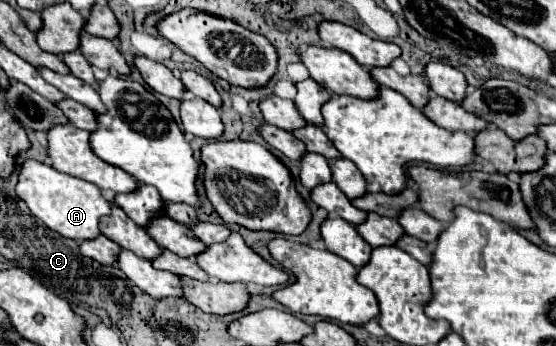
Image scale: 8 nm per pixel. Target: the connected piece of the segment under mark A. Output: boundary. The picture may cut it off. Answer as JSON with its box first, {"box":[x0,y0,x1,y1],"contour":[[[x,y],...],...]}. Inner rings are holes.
{"box":[16,159,112,241],"contour":[[[28,159],[22,165],[22,171],[18,177],[20,177],[16,185],[18,197],[26,201],[32,215],[38,217],[48,229],[74,241],[90,241],[100,235],[98,219],[104,215],[110,215],[110,209],[112,209],[112,203],[102,195],[102,189],[98,189],[88,181],[74,179],[72,175],[64,175],[54,167],[44,165],[40,161],[32,161],[32,159]]]}

